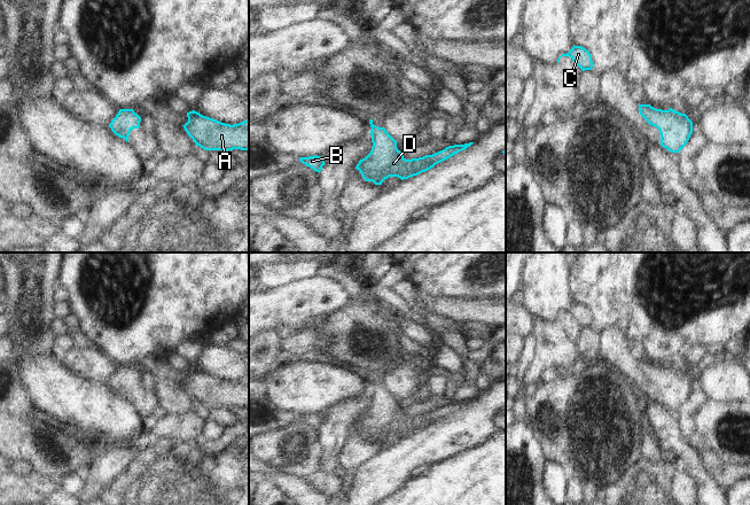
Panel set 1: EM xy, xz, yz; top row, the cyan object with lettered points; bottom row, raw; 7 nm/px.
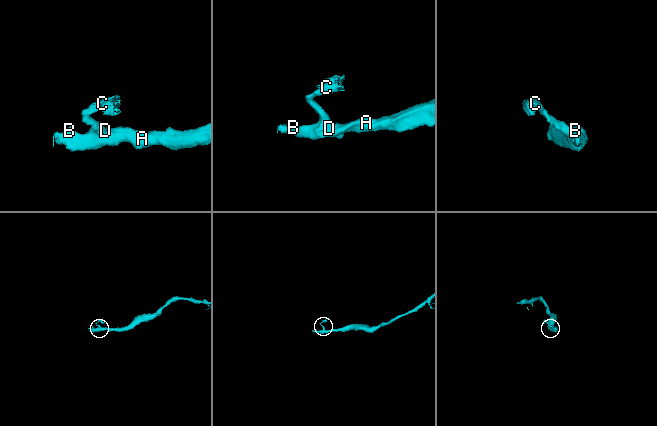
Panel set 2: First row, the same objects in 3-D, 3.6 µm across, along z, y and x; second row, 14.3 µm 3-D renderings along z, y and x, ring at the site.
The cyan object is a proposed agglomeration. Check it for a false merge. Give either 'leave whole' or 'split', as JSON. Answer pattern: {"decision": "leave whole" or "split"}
{"decision": "leave whole"}

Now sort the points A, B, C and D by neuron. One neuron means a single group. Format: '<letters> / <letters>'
A B C D

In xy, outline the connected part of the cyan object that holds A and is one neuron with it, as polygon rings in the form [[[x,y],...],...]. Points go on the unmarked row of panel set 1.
[[[195,367],[187,370],[187,374],[188,379],[182,382],[185,388],[196,403],[200,403],[204,407],[222,407],[226,410],[233,406],[249,407],[249,376],[231,382],[203,373]]]

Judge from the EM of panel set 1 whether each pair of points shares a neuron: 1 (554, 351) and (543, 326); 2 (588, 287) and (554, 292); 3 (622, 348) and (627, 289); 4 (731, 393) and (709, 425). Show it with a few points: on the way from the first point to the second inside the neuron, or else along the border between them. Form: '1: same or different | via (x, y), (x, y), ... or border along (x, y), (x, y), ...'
1: same | via (553, 346), (552, 338), (546, 332)
2: different | border along (570, 264), (570, 293), (573, 301)
3: different | border along (600, 332), (607, 327), (615, 326), (631, 341)
4: different | border along (709, 398), (716, 402), (737, 403)

